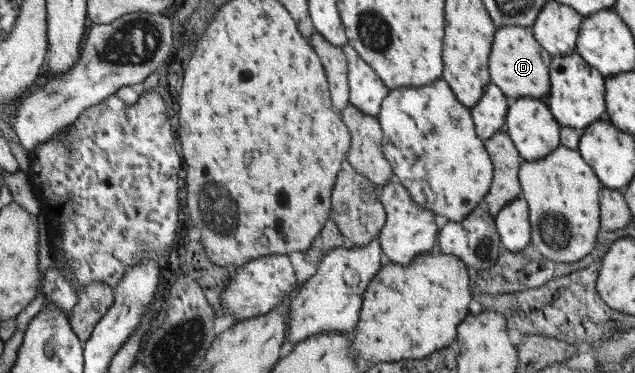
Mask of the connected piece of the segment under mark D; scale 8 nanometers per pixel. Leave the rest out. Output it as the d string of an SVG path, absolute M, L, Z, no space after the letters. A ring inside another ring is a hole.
M508 25L497 28L489 55L489 74L491 83L497 85L509 100L531 97L546 100L550 91L549 67L552 55L545 50L533 36L531 27Z

